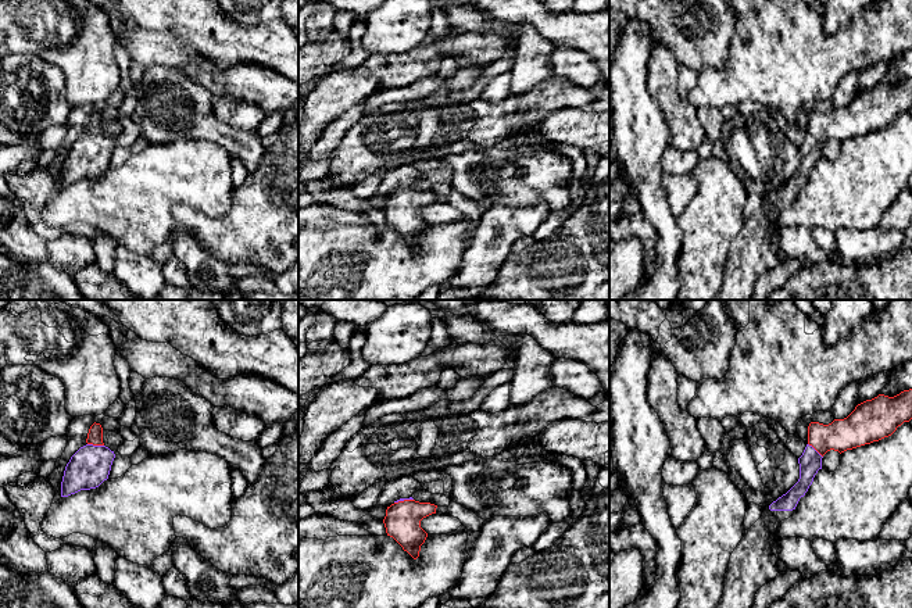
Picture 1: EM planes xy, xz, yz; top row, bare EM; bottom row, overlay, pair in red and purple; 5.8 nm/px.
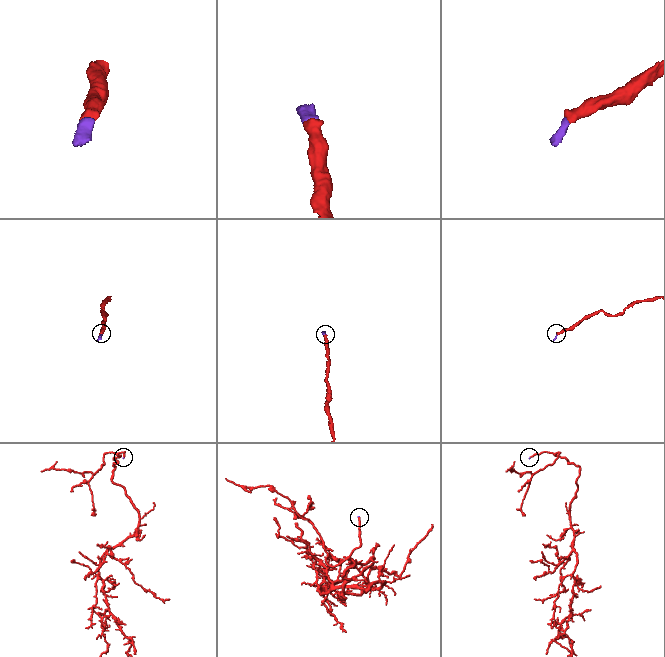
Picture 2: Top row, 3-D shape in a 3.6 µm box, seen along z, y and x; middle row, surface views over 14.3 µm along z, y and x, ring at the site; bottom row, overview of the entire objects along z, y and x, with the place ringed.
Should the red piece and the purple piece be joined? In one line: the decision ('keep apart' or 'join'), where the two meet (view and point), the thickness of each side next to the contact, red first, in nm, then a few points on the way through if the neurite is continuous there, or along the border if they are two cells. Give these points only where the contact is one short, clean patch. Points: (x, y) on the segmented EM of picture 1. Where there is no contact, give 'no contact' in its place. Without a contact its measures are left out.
join; meets red in xy at (96, 444); 90 nm thick on the red side, 240 nm on the other; runs through xy (95, 436), (96, 444), (95, 460), (89, 467)

